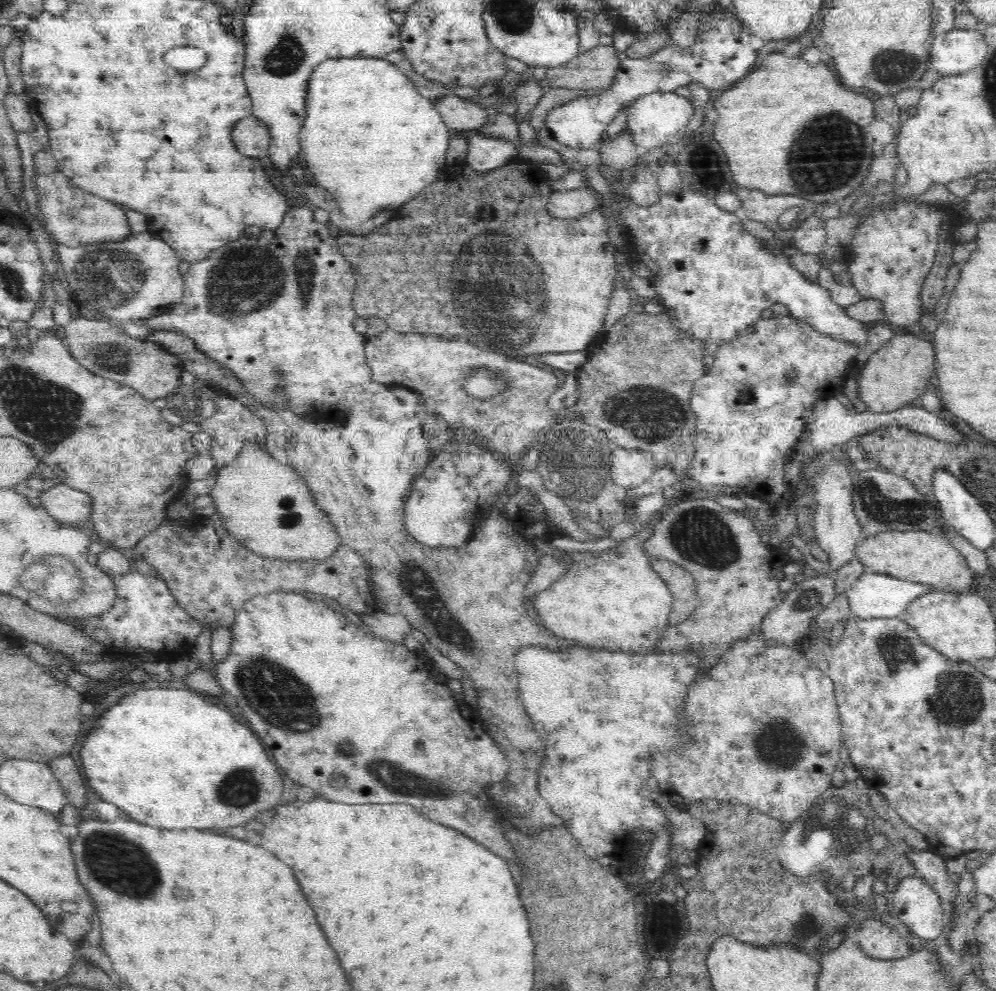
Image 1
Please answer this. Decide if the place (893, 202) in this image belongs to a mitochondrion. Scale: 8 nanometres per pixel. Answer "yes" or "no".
no

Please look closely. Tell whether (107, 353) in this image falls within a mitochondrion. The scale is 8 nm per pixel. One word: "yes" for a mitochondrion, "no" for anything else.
yes

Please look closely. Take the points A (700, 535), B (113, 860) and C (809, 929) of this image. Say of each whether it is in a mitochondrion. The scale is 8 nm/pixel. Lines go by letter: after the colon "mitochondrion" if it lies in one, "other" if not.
A: mitochondrion
B: mitochondrion
C: mitochondrion

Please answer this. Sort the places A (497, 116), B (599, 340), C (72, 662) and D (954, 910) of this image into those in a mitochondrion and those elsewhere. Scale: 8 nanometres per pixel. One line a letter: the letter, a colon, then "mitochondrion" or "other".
A: other
B: other
C: other
D: other

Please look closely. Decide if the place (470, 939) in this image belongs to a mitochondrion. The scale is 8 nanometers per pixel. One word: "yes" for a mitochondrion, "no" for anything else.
no

